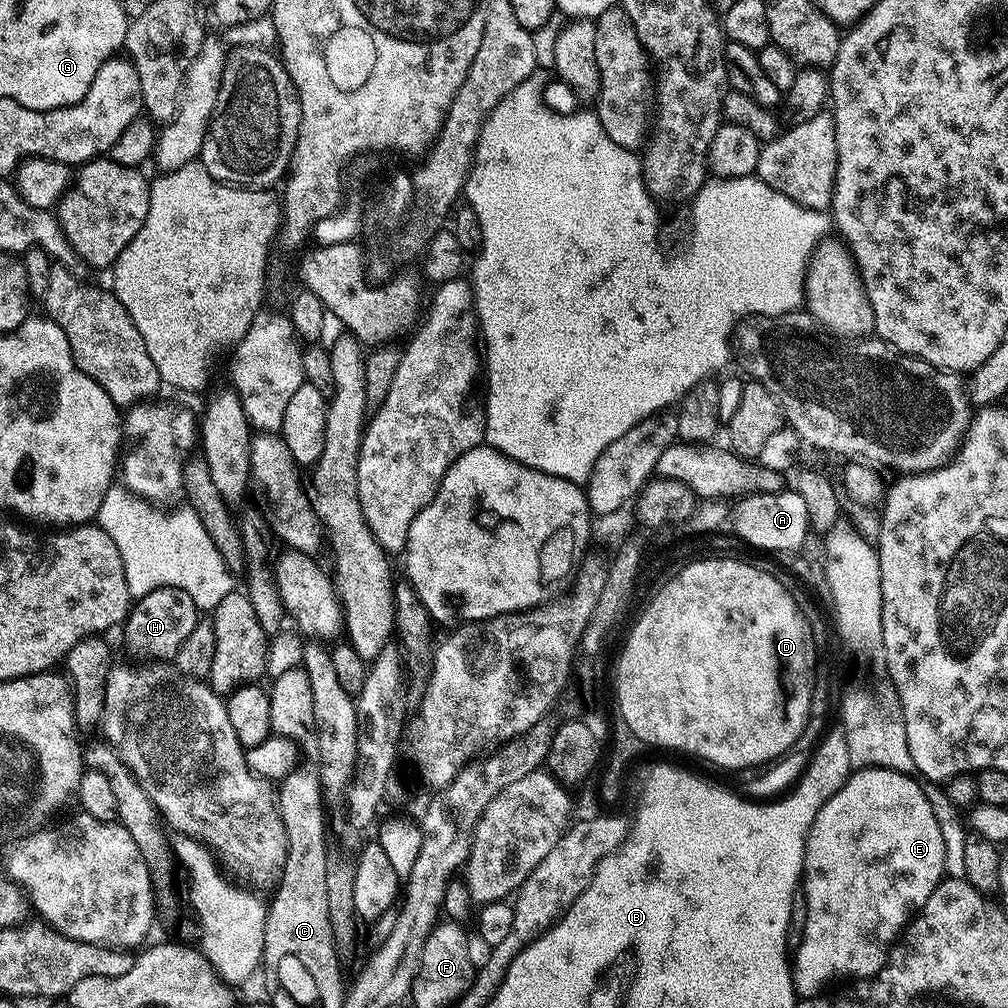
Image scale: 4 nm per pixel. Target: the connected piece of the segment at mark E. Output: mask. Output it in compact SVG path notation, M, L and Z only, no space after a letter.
M868 768L853 771L842 786L842 790L838 790L838 794L834 794L834 798L830 798L830 802L826 802L826 806L822 806L822 810L818 810L808 831L808 836L804 840L802 906L806 910L806 930L802 937L802 944L790 960L792 985L796 987L797 997L821 995L827 989L824 987L831 980L838 979L839 976L871 978L877 972L881 972L885 964L888 963L890 949L893 944L897 943L906 922L911 921L919 913L926 898L930 898L930 894L934 894L934 890L940 885L941 880L945 879L942 830L939 820L930 808L930 803L927 802L927 791L923 787L920 789L919 783L921 784L921 781L911 775L896 773L890 769Z

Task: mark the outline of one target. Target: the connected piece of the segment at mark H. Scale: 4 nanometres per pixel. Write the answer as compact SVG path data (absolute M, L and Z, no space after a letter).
M159 588L158 590L150 590L150 594L139 597L133 603L128 619L122 625L124 636L128 639L128 648L136 656L141 656L144 662L168 662L175 657L178 646L182 646L182 642L186 642L186 637L190 634L190 630L194 630L198 619L198 609L194 606L194 598L190 598L190 594L186 594L186 590L178 590L177 588Z

